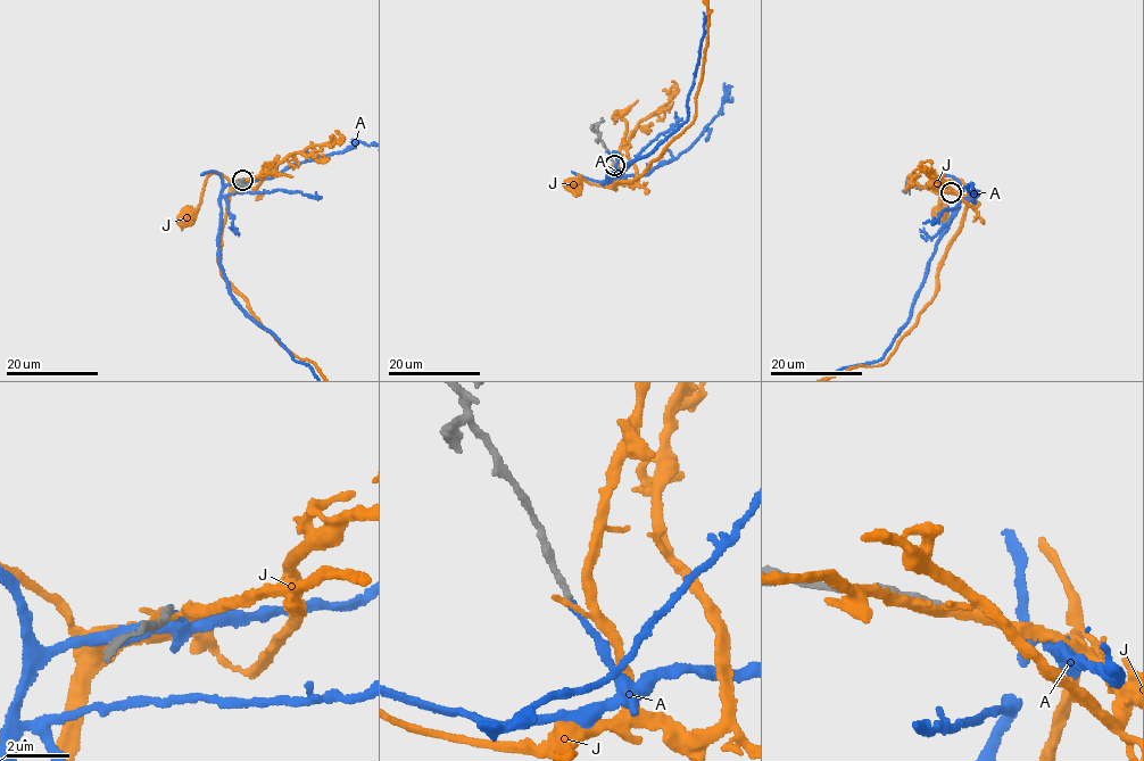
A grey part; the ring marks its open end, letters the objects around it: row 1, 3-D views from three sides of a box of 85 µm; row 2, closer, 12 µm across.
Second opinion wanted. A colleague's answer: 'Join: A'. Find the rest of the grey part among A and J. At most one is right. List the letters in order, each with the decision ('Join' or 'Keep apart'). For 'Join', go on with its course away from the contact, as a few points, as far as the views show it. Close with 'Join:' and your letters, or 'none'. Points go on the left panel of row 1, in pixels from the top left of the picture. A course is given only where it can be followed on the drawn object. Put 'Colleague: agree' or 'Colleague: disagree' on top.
Colleague: agree
A: Join
J: Keep apart
Join: A

